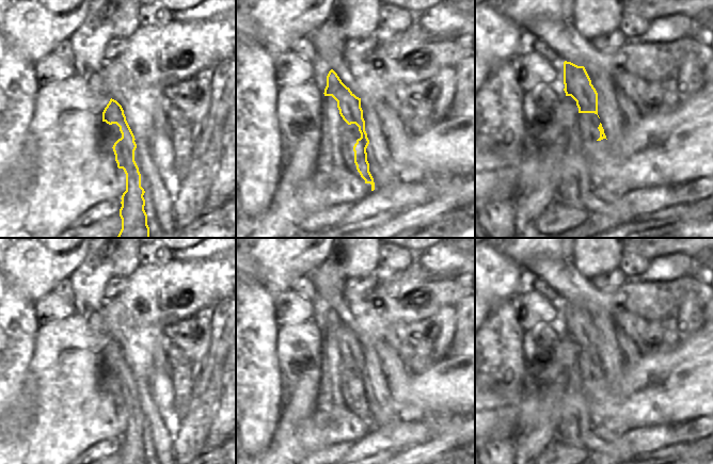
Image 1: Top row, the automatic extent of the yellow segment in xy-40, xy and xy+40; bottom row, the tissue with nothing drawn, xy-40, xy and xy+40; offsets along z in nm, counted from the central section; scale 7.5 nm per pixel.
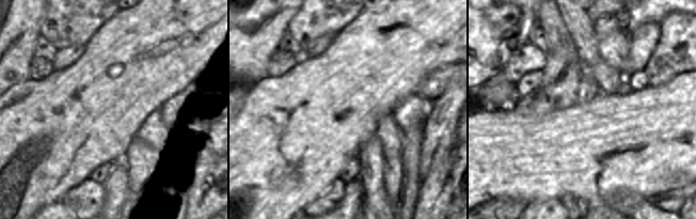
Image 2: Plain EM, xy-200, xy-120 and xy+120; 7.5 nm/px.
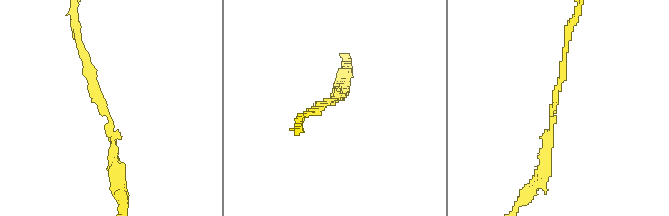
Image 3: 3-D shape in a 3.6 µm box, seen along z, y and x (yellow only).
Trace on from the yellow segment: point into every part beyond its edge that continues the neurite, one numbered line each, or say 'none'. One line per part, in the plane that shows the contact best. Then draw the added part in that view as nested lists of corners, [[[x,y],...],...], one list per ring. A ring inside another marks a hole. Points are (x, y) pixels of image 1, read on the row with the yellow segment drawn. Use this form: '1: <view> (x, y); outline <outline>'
none

